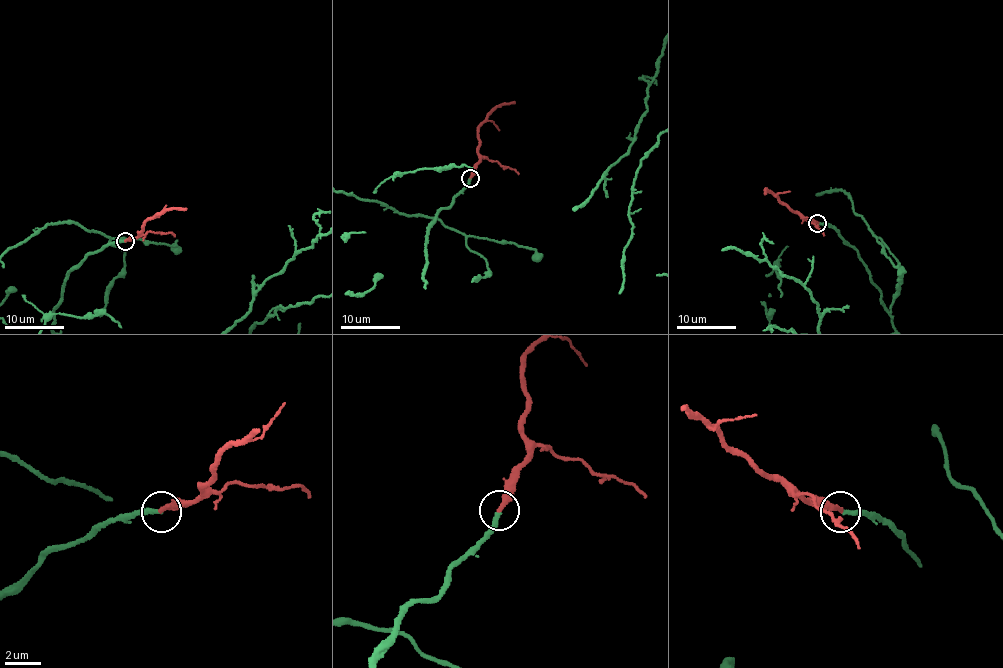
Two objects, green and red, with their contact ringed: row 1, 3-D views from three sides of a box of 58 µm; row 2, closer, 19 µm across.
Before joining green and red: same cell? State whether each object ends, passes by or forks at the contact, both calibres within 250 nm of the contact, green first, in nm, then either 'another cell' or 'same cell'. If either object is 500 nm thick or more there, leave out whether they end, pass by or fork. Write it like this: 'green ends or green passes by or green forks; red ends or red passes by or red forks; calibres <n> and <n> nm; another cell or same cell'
green ends; red ends; calibres 240 and 280 nm; same cell

